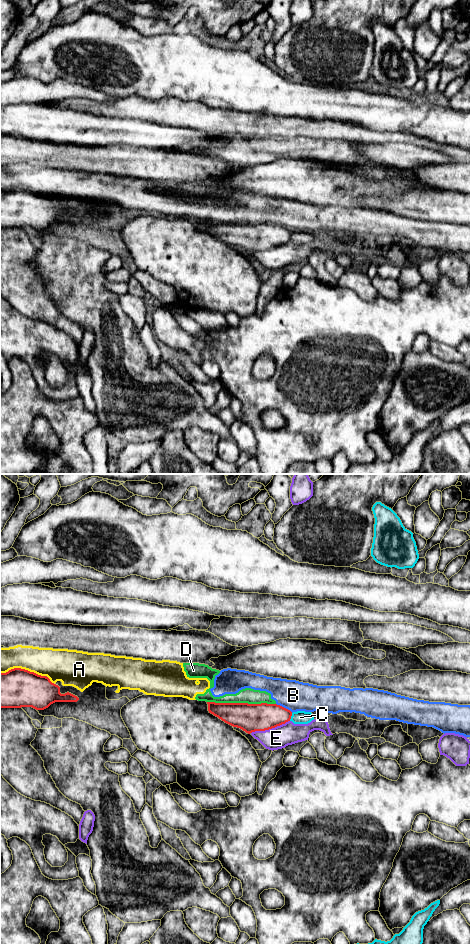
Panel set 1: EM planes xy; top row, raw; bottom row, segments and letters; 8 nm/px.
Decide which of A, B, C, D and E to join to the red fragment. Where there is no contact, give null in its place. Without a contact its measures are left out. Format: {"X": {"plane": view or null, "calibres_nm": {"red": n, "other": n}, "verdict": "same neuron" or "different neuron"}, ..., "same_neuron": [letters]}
{"A": {"plane": "xy", "calibres_nm": {"red": 320, "other": 240}, "verdict": "different neuron"}, "B": {"plane": "xy", "calibres_nm": {"red": 220, "other": 240}, "verdict": "different neuron"}, "C": {"plane": "xy", "calibres_nm": {"red": 220, "other": 110}, "verdict": "different neuron"}, "D": {"plane": "xy", "calibres_nm": {"red": 220, "other": 120}, "verdict": "different neuron"}, "E": {"plane": "xy", "calibres_nm": {"red": 220, "other": 180}, "verdict": "different neuron"}, "same_neuron": []}

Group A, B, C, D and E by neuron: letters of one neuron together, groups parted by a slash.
A B D / C / E

